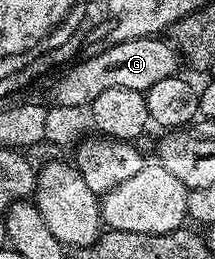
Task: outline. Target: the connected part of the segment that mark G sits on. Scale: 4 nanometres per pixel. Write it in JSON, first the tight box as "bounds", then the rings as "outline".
{"bounds":[52,37,180,109],"outline":[[[162,37],[110,43],[103,51],[98,51],[87,59],[81,59],[79,58],[77,62],[63,70],[60,85],[52,98],[53,102],[63,109],[85,108],[107,89],[136,89],[144,93],[152,89],[152,85],[164,81],[164,77],[172,77],[180,71],[178,68],[180,56],[177,47],[173,42]]]}

